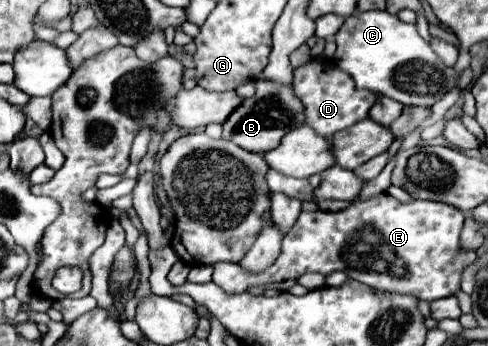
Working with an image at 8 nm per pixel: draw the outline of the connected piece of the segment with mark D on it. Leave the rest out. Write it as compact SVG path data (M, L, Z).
M314 58L294 70L294 94L304 104L304 124L324 138L330 138L330 134L368 118L368 110L378 100L376 92L358 90L350 74L340 70L336 62Z

